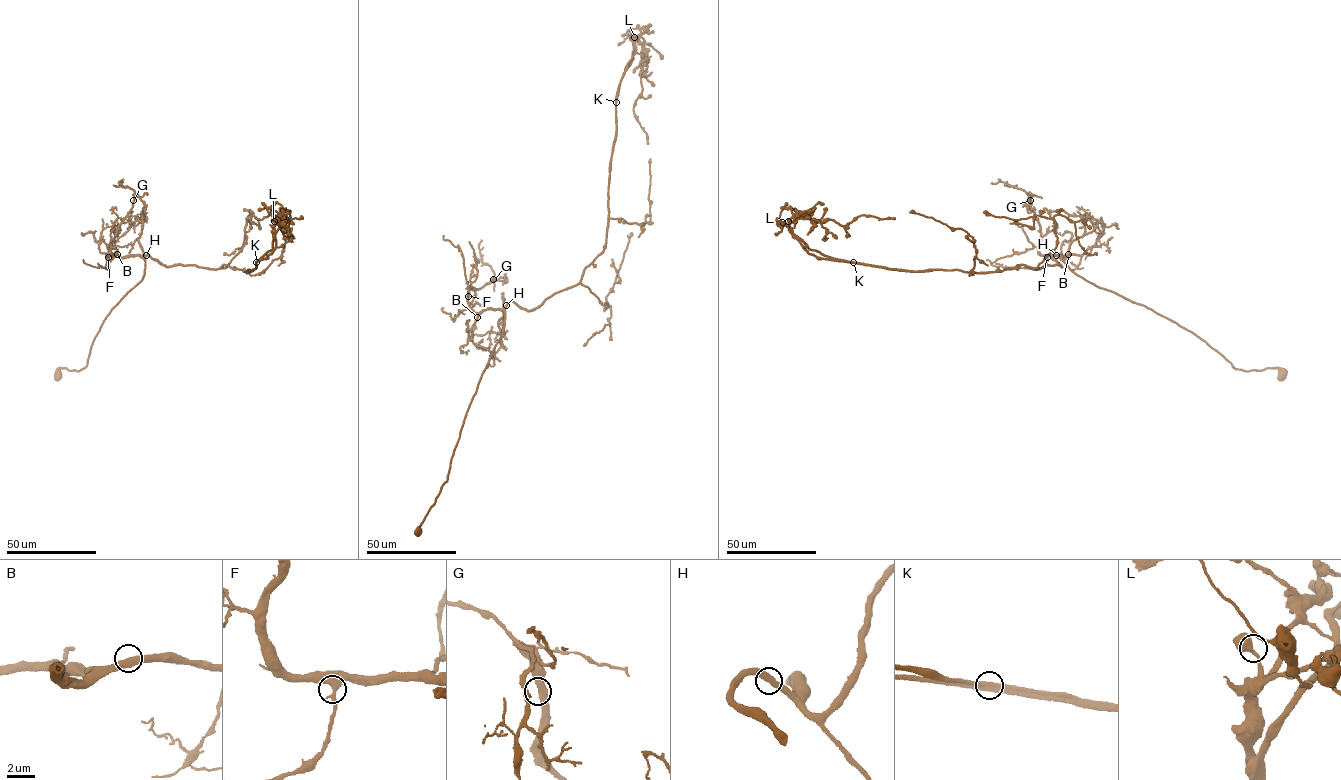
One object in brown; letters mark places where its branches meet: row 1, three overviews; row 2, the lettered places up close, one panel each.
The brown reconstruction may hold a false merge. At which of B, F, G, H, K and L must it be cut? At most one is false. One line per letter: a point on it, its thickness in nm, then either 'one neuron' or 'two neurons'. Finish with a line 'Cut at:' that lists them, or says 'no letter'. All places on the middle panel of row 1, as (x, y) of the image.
B: at (477, 317); 440 nm thick; one neuron
F: at (468, 296); 550 nm thick; one neuron
G: at (493, 279); 480 nm thick; one neuron
H: at (506, 305); 460 nm thick; one neuron
K: at (616, 102); 480 nm thick; two neurons
L: at (634, 37); 460 nm thick; one neuron
Cut at: K

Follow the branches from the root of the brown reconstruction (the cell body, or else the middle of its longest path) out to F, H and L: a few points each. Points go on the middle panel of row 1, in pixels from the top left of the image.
F: (417, 531), (447, 481), (465, 417), (503, 329), (503, 310), (484, 309), (475, 312), (469, 304), (468, 296)
H: (417, 531), (447, 481), (466, 413), (502, 333), (506, 305)
L: (417, 531), (447, 481), (504, 307), (535, 309), (576, 285), (603, 249), (616, 96), (634, 37)

